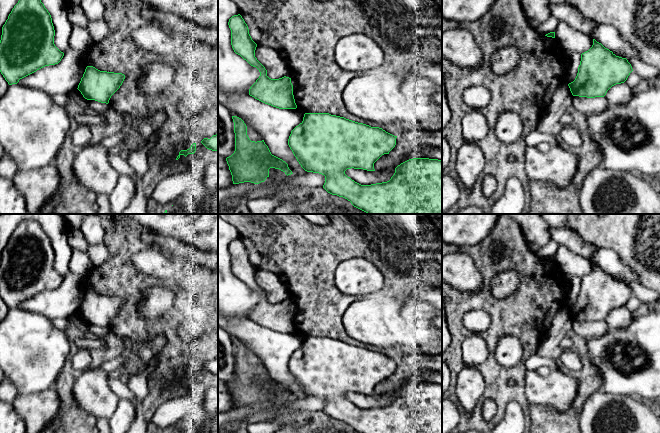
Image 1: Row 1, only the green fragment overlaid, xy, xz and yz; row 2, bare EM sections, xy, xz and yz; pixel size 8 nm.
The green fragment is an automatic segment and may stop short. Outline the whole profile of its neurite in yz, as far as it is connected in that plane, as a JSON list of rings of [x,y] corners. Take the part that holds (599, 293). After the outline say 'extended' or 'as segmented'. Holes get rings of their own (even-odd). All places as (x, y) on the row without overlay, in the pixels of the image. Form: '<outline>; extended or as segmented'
[[[593,263],[592,271],[581,278],[577,300],[568,310],[573,320],[604,321],[612,310],[624,307],[632,295],[632,290],[626,282],[616,280],[612,275]]]; as segmented

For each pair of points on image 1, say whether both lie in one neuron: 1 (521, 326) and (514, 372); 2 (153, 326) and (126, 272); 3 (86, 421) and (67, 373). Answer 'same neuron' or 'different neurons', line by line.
1: same neuron
2: same neuron
3: same neuron

